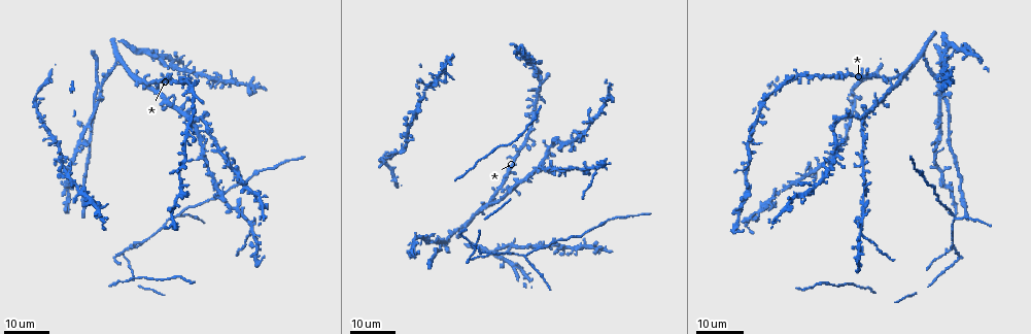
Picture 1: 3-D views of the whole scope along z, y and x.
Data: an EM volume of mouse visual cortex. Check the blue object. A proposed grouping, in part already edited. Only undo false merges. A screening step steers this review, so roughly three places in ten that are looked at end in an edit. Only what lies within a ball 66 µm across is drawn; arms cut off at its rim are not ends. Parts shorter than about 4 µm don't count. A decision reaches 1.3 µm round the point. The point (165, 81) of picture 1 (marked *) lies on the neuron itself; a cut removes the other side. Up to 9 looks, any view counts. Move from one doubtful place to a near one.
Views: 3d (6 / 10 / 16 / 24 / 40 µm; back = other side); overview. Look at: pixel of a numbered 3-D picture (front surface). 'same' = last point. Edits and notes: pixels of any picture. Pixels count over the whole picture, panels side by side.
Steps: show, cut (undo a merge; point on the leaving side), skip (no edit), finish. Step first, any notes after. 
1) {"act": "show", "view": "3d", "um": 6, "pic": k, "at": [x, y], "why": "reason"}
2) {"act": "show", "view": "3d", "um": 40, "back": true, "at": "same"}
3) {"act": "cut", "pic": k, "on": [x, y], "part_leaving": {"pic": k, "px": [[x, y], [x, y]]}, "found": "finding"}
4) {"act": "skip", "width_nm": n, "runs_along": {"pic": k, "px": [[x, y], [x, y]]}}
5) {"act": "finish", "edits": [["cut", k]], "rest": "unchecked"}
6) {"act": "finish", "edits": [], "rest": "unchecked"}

{"act": "show", "view": "3d", "um": 16, "pic": 1, "at": [804, 174]}

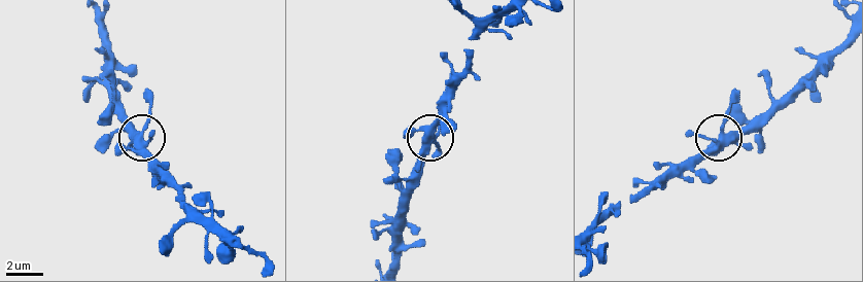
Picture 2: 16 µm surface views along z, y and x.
{"act": "show", "view": "3d", "um": 10, "pic": 2, "at": [431, 141]}

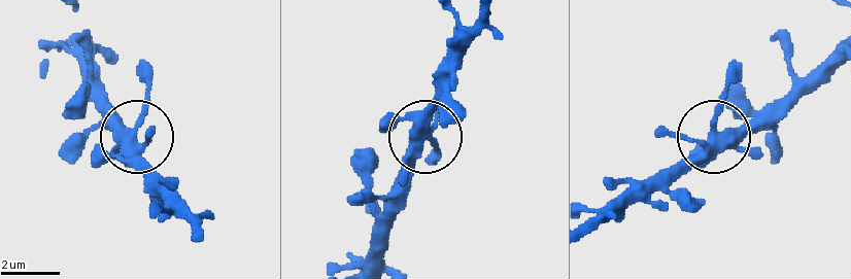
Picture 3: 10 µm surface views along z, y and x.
{"act": "skip", "width_nm": 340, "found": "all the same neuron"}

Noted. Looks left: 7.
{"act": "show", "view": "3d", "um": 24, "pic": 1, "at": [955, 219], "why": "three-way junction"}

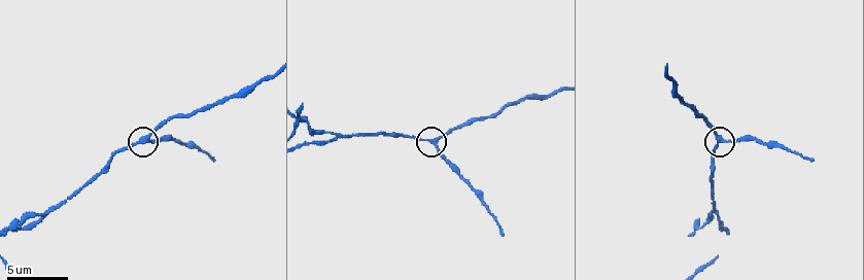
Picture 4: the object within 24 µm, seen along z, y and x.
{"act": "show", "view": "3d", "um": 10, "pic": 4, "at": [434, 145]}

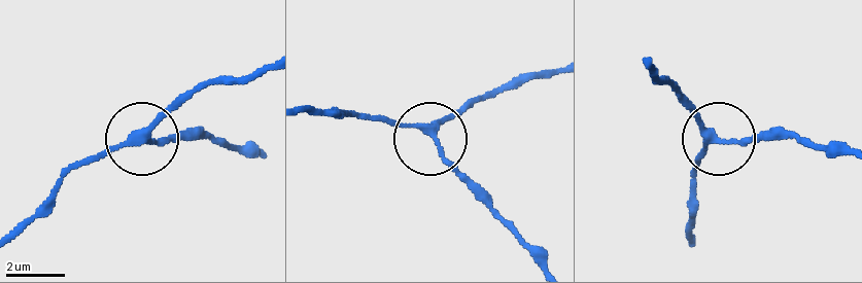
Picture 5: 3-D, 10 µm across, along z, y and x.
{"act": "skip", "side_arm_um": 10, "found": "all the same neuron"}

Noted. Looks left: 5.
{"act": "show", "view": "3d", "um": 16, "pic": 4, "at": [335, 134], "why": "branch point"}

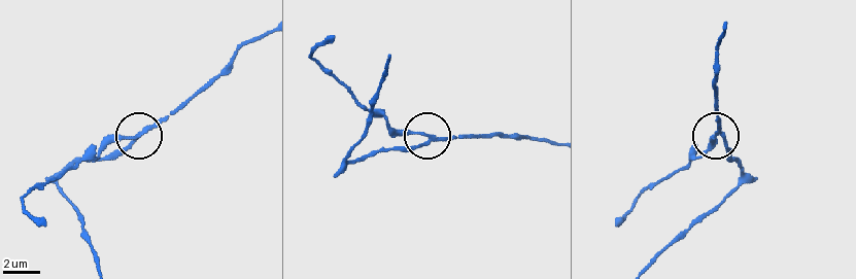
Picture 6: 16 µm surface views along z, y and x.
{"act": "show", "view": "3d", "um": 6, "pic": 6, "at": [717, 134]}

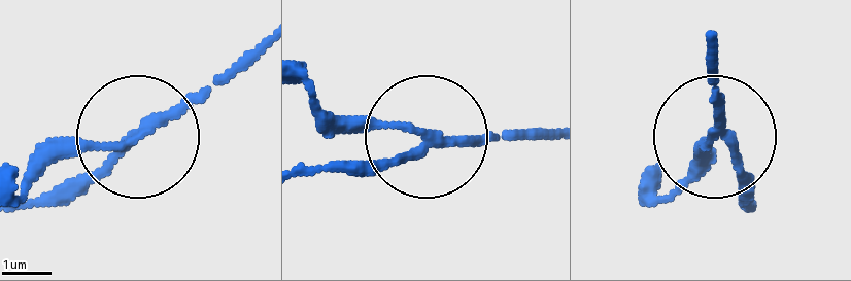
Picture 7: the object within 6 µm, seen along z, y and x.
{"act": "cut", "pic": 7, "on": [73, 155], "arms": 3, "part_leaving": {"pic": 7, "px": [[706, 133], [693, 165], [660, 189]]}, "found": "a second neuron is stuck on"}

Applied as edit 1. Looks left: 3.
{"act": "show", "view": "3d", "um": 16, "pic": 1, "at": [861, 235]}

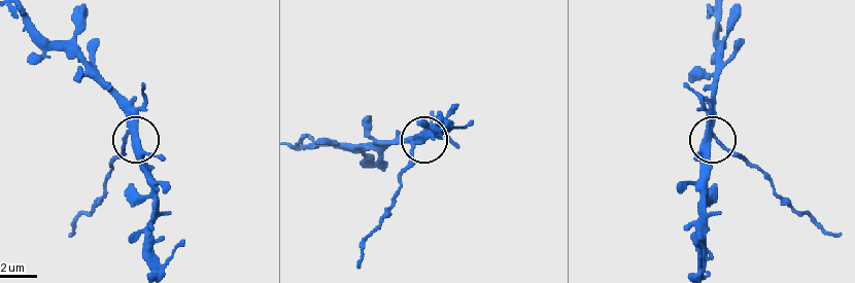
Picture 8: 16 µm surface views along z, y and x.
{"act": "show", "view": "3d", "um": 10, "pic": 8, "at": [716, 140]}

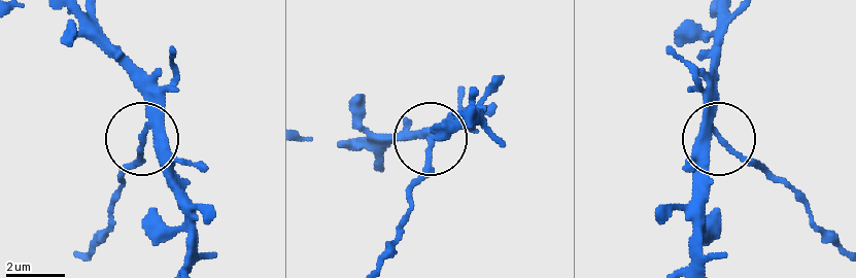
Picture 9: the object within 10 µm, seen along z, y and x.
{"act": "cut", "pic": 9, "on": [142, 152], "arms": 3, "part_leaving": {"pic": 9, "px": [[147, 128], [108, 229], [86, 250]]}, "found": "two neurons meet here"}

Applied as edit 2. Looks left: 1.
{"act": "finish", "edits": [["cut", 7], ["cut", 9]], "rest": "unchecked"}

